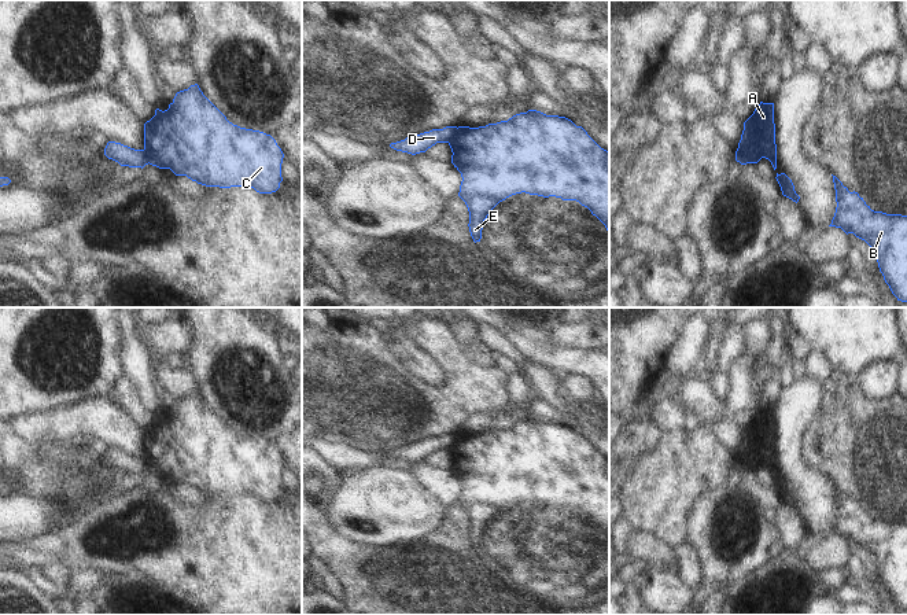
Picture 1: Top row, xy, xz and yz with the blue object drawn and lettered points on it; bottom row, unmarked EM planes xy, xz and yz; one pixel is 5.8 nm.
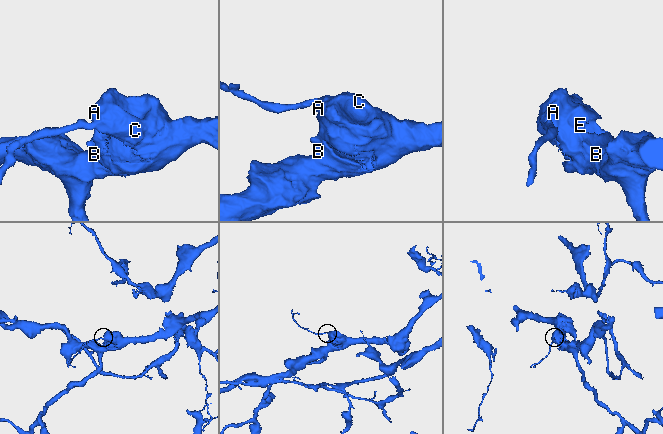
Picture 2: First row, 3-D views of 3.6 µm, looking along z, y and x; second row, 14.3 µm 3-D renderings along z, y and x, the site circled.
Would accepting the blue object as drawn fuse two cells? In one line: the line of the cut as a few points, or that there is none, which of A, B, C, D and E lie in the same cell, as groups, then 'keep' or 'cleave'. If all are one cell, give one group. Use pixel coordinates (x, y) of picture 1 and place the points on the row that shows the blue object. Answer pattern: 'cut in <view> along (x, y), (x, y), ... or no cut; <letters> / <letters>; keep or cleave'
cut in yz along (738, 147), (748, 162); A B C E / D; cleave

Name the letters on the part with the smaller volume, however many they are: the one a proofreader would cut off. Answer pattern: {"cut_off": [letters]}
{"cut_off": ["D"]}

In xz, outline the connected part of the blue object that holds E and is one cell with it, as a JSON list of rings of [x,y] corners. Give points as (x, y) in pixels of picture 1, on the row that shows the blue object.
[[[528,110],[497,124],[458,126],[449,141],[451,163],[461,173],[458,196],[469,211],[469,232],[480,242],[484,220],[506,198],[530,194],[576,200],[587,207],[609,233],[609,151],[601,148],[582,126],[558,115]]]

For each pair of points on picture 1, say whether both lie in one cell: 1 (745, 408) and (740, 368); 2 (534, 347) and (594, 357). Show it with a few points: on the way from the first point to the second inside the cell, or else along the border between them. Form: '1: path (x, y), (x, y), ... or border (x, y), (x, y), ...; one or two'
1: path (744, 398), (741, 378); one
2: path (549, 358), (579, 358); one

